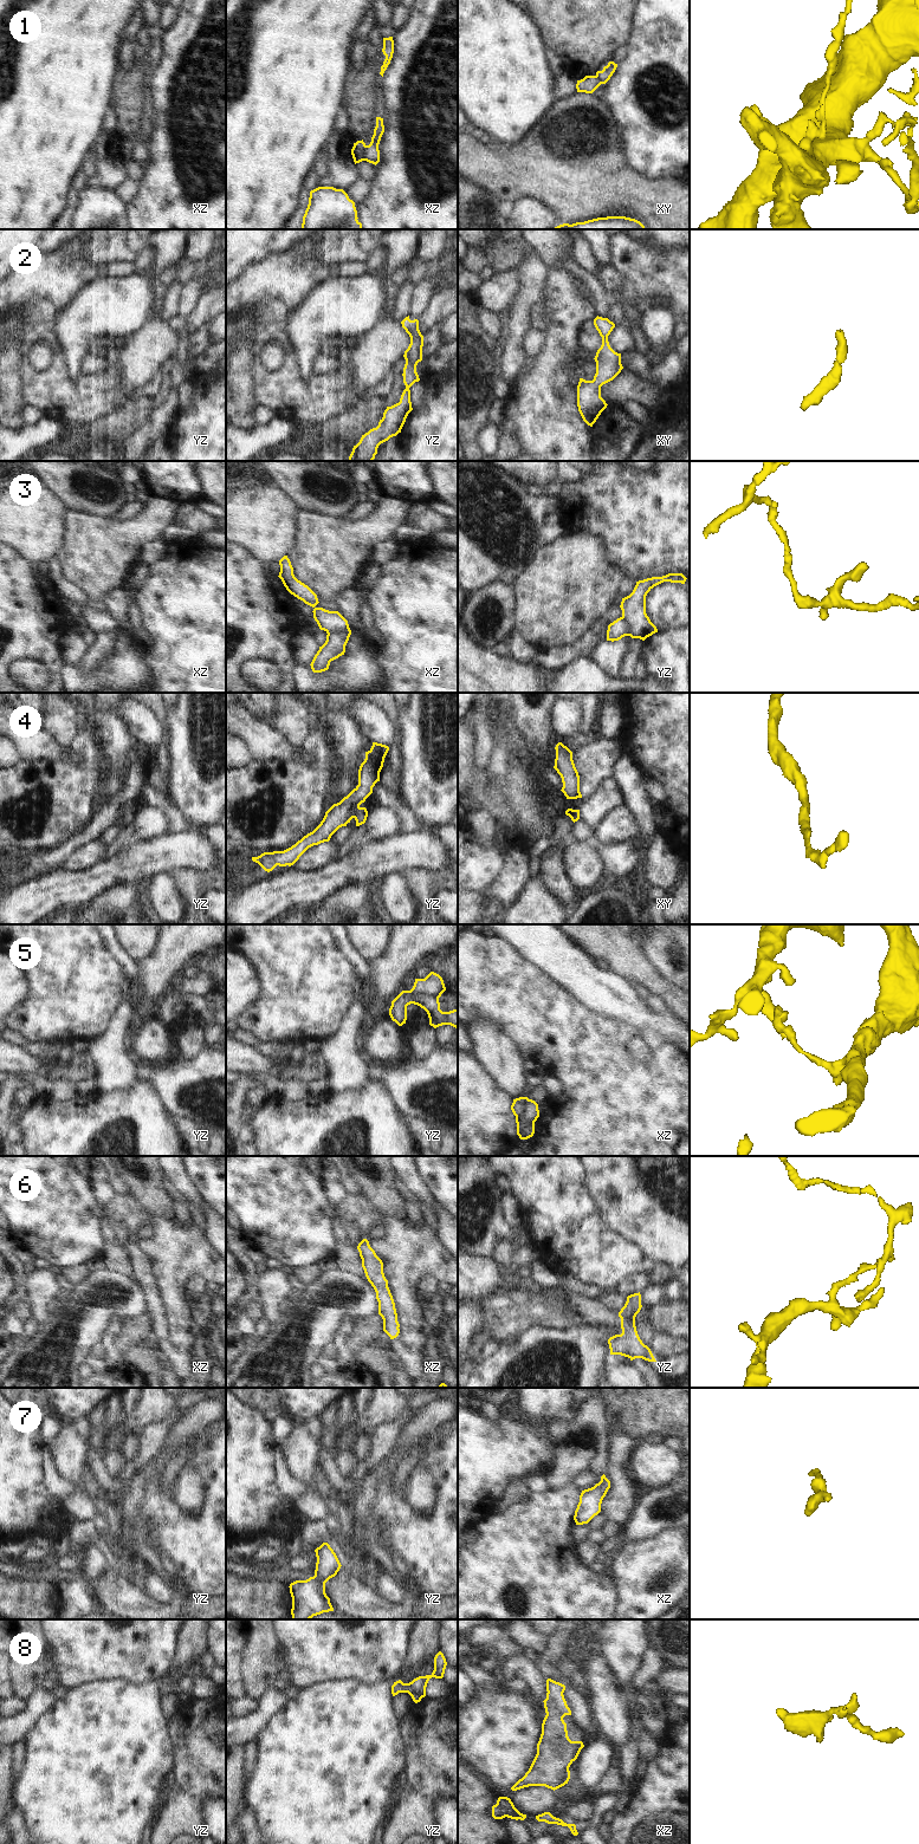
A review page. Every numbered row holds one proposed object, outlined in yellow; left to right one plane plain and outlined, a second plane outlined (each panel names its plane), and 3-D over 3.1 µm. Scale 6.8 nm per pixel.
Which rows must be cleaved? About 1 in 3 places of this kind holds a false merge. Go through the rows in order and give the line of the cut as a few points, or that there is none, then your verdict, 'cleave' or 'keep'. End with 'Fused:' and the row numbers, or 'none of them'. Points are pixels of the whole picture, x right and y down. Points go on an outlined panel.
1: xz (367, 145), (363, 151), (363, 160) | cleave
2: no cut | keep
3: xz (350, 631), (327, 632) | cleave
4: no cut | keep
5: xz (525, 1097), (523, 1114), (519, 1119), (524, 1123), (534, 1124) | cleave
6: no cut | keep
7: no cut | keep
8: no cut | keep
Fused: 1, 3, 5

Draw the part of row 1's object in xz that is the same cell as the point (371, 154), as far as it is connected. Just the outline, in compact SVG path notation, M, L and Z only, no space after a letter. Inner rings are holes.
M376 117L376 126L374 129L371 142L369 145L364 148L363 151L364 161L373 163L375 165L380 162L378 144L383 132L384 132L383 118Z

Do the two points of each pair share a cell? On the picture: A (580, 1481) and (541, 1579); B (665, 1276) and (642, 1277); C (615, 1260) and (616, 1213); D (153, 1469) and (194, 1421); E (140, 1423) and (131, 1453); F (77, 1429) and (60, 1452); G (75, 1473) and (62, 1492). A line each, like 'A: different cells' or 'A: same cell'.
A: different cells
B: different cells
C: different cells
D: same cell
E: different cells
F: same cell
G: different cells

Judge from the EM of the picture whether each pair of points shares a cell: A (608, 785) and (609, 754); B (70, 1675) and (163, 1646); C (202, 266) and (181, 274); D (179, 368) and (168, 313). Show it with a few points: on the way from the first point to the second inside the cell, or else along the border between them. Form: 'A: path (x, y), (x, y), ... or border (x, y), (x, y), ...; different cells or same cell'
A: border (609, 774), (588, 794); different cells
B: path (94, 1651), (104, 1651), (111, 1646), (140, 1646); same cell
C: path (198, 268), (186, 272); same cell
D: border (180, 294), (179, 312), (168, 322); different cells

